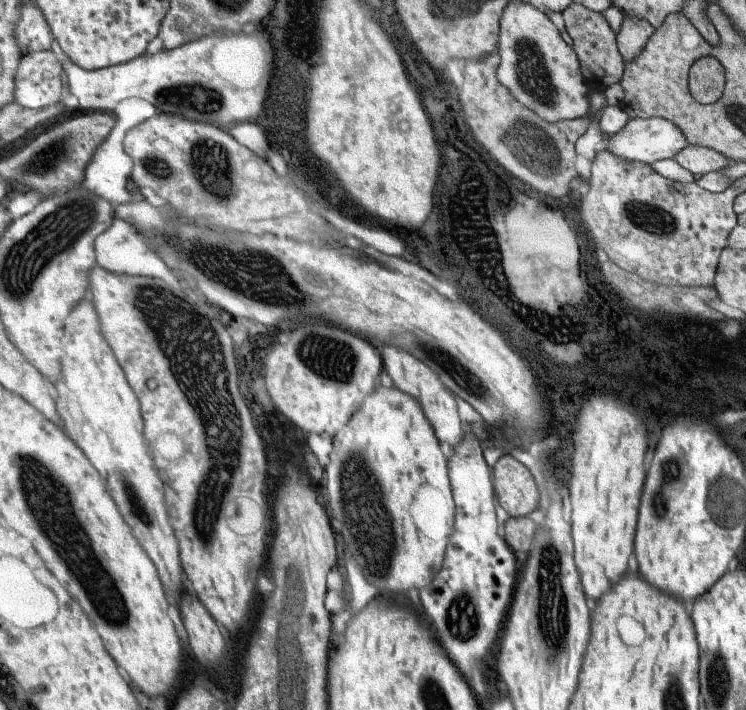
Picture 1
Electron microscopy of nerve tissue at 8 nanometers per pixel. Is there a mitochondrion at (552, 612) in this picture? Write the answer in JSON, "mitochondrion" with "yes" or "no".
{"mitochondrion":"yes"}

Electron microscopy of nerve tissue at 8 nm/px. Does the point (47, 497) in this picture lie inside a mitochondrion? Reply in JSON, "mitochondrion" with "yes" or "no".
{"mitochondrion":"yes"}

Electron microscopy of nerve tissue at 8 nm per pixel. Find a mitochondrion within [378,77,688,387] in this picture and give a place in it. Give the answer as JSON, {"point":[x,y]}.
{"point":[536,151]}

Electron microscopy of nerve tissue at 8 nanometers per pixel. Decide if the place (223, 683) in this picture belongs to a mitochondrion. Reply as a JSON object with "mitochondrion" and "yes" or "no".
{"mitochondrion":"no"}

